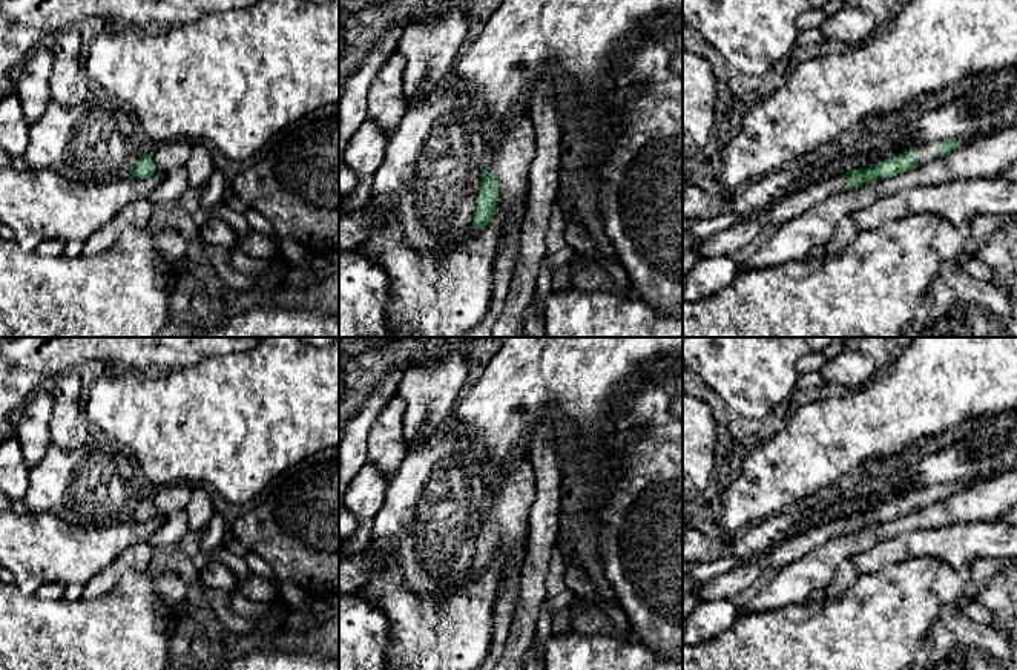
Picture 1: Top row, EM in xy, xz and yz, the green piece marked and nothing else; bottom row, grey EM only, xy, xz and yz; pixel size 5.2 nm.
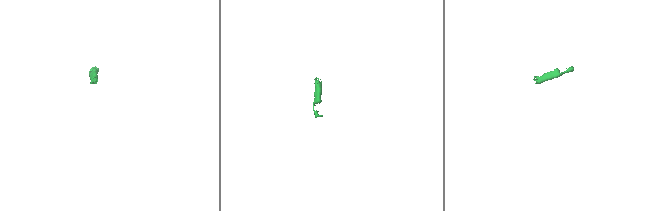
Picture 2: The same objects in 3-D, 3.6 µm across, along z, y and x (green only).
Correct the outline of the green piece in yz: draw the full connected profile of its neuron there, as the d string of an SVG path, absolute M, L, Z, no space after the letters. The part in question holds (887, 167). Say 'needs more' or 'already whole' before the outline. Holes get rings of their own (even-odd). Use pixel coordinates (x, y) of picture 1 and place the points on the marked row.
needs more | M977 135L968 140L943 140L940 143L930 143L920 147L910 147L903 153L882 159L867 169L850 169L842 176L828 178L821 182L810 184L782 201L773 202L752 216L741 216L732 227L698 242L699 261L709 258L730 256L739 248L753 242L759 232L767 225L779 227L790 218L801 215L807 209L819 204L830 195L859 189L877 179L891 178L897 173L907 172L923 163L930 163L937 156L945 156L960 146L979 140Z

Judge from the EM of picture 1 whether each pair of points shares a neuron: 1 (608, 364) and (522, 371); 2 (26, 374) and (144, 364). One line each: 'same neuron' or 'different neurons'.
1: same neuron
2: same neuron

